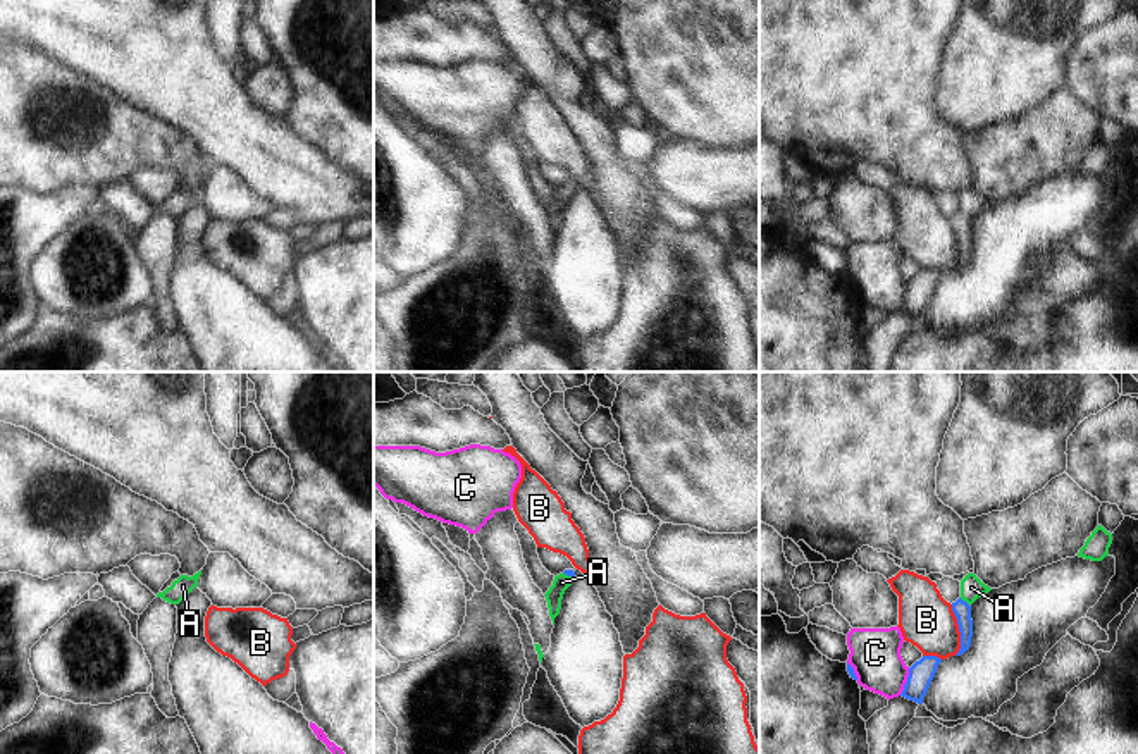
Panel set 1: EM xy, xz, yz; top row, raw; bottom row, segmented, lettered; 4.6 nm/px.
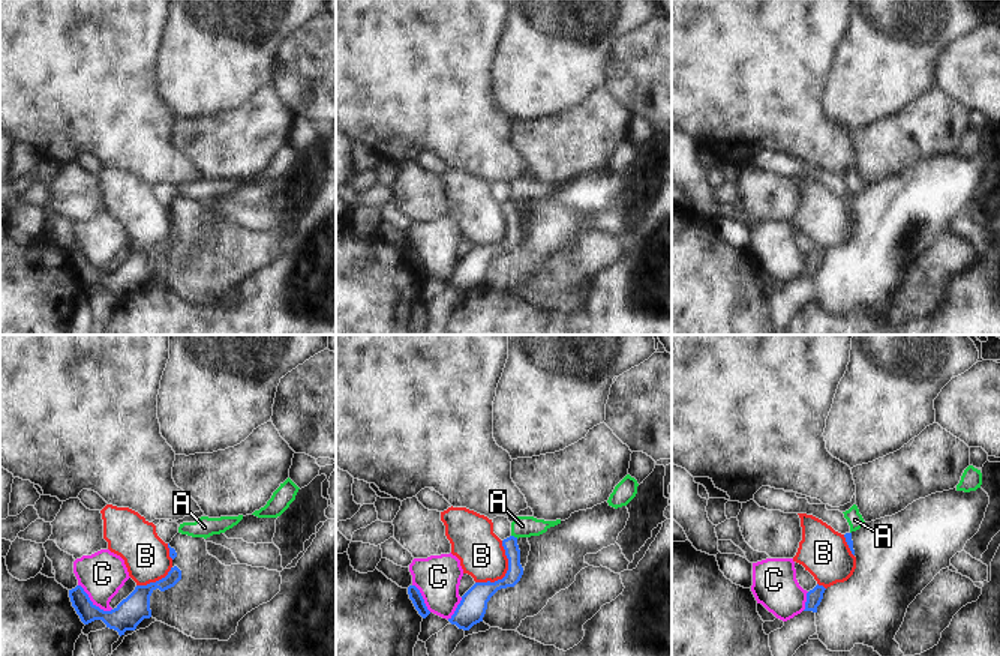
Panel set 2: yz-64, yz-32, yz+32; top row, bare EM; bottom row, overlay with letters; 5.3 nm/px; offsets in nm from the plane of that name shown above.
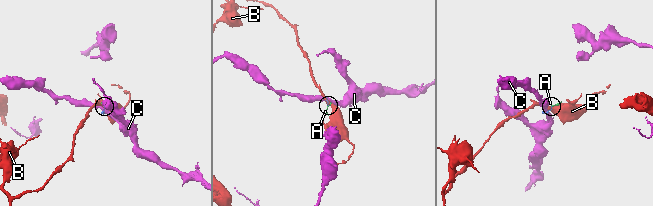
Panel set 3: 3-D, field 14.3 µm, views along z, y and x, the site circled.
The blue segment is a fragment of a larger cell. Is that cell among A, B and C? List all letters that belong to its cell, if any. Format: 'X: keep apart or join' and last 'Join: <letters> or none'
A: join
B: keep apart
C: keep apart
Join: A

